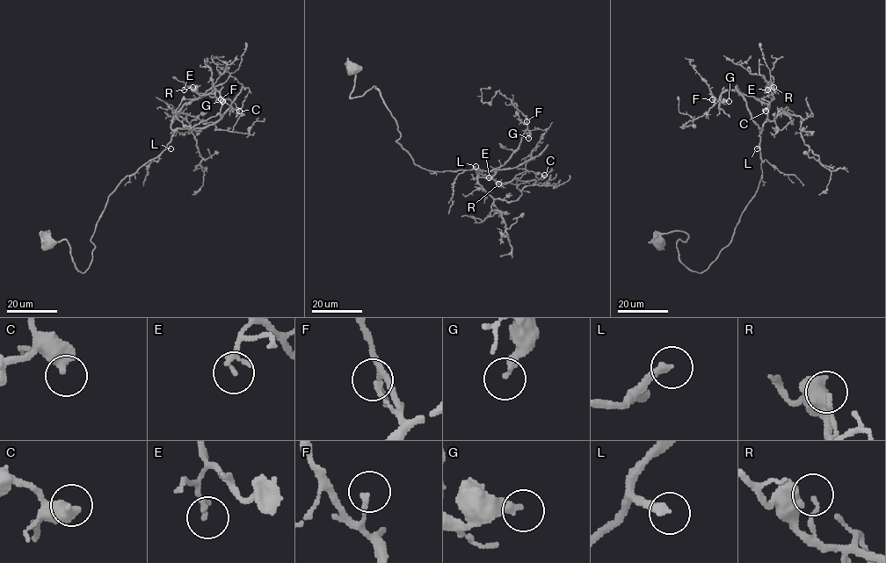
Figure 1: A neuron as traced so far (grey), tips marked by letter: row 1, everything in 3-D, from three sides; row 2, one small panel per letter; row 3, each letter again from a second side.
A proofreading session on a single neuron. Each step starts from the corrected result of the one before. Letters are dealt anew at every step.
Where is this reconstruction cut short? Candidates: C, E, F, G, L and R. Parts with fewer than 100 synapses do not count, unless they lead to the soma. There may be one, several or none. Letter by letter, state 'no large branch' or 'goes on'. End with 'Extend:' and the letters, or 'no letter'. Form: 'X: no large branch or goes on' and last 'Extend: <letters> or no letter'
C: no large branch
E: no large branch
F: no large branch
G: no large branch
L: goes on
R: no large branch
Extend: L

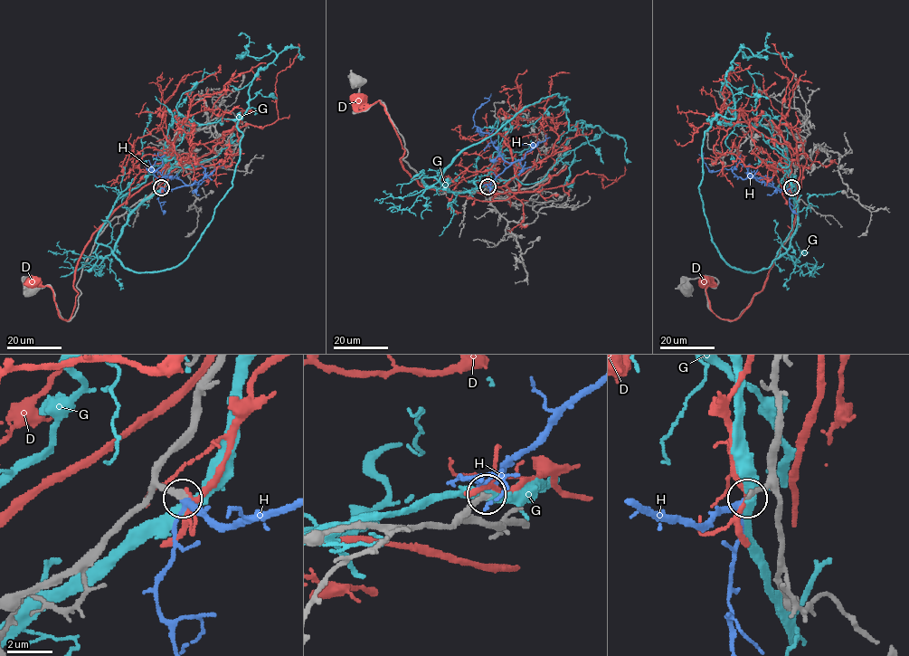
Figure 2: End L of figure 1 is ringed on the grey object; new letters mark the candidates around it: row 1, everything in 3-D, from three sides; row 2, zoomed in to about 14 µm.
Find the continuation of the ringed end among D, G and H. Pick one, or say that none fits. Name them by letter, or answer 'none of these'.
H

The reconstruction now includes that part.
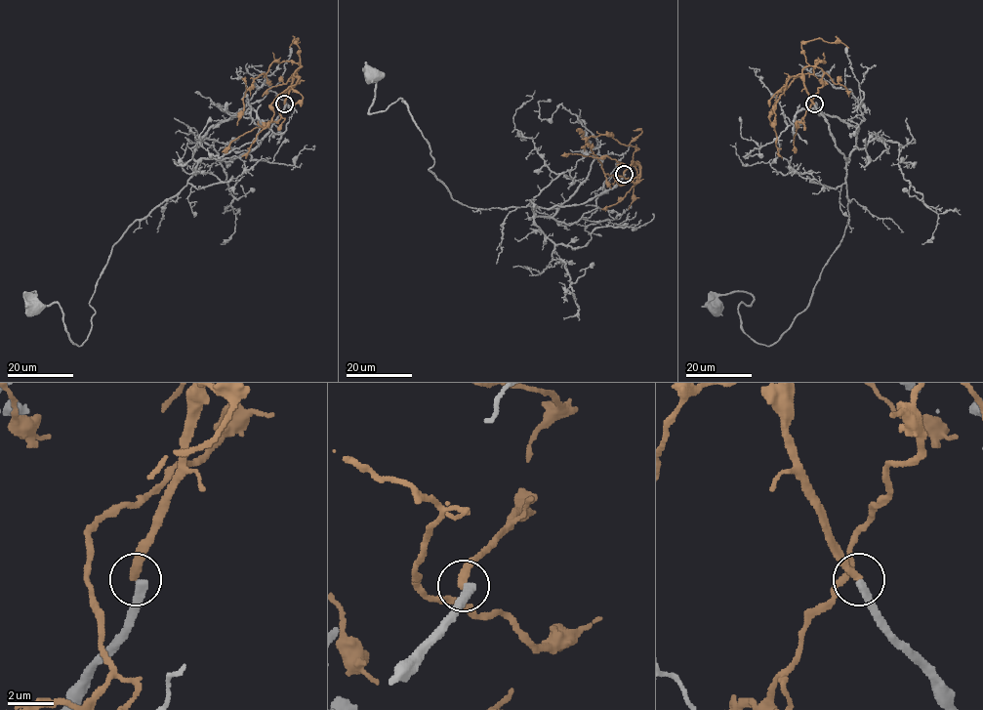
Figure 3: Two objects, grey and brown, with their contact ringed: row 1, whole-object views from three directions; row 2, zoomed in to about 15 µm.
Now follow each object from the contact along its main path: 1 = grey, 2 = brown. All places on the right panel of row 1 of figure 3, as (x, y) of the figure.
1: (814, 104), (847, 158), (842, 241), (768, 346), (744, 331), (752, 296), (715, 306)
2: (814, 104), (803, 83), (806, 66), (819, 67), (822, 85), (797, 124), (796, 151)

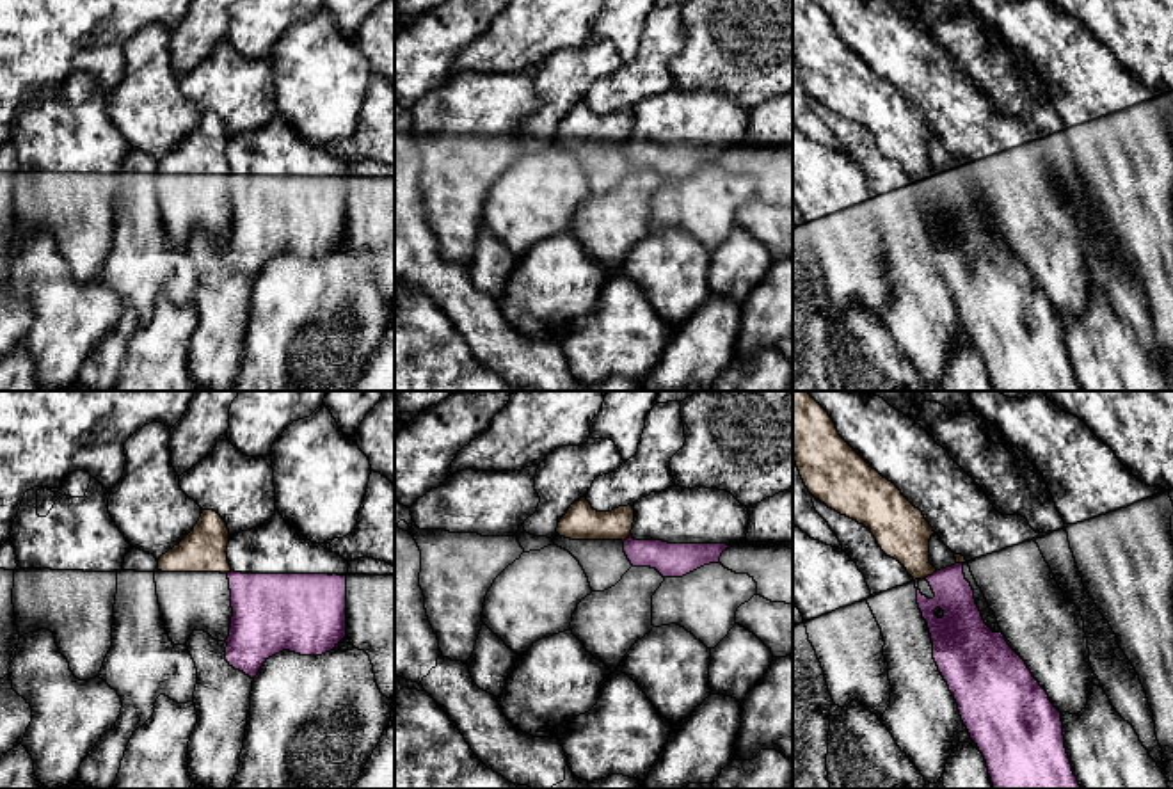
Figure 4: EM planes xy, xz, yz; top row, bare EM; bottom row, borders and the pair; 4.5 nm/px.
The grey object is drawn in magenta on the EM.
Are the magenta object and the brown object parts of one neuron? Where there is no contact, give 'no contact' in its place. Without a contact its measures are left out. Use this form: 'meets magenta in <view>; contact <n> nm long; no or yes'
meets magenta in yz; contact 80 nm long; no

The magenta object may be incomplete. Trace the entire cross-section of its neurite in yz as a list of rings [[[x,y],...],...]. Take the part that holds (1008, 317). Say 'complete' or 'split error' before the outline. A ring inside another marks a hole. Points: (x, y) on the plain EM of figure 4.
split error | [[[937,135],[930,140],[930,165],[937,172],[924,181],[935,199],[922,197],[915,181],[917,206],[931,236],[933,261],[970,341],[986,363],[993,391],[1081,391],[1065,350],[1061,315],[1004,236],[985,226],[963,165],[956,163]]]

